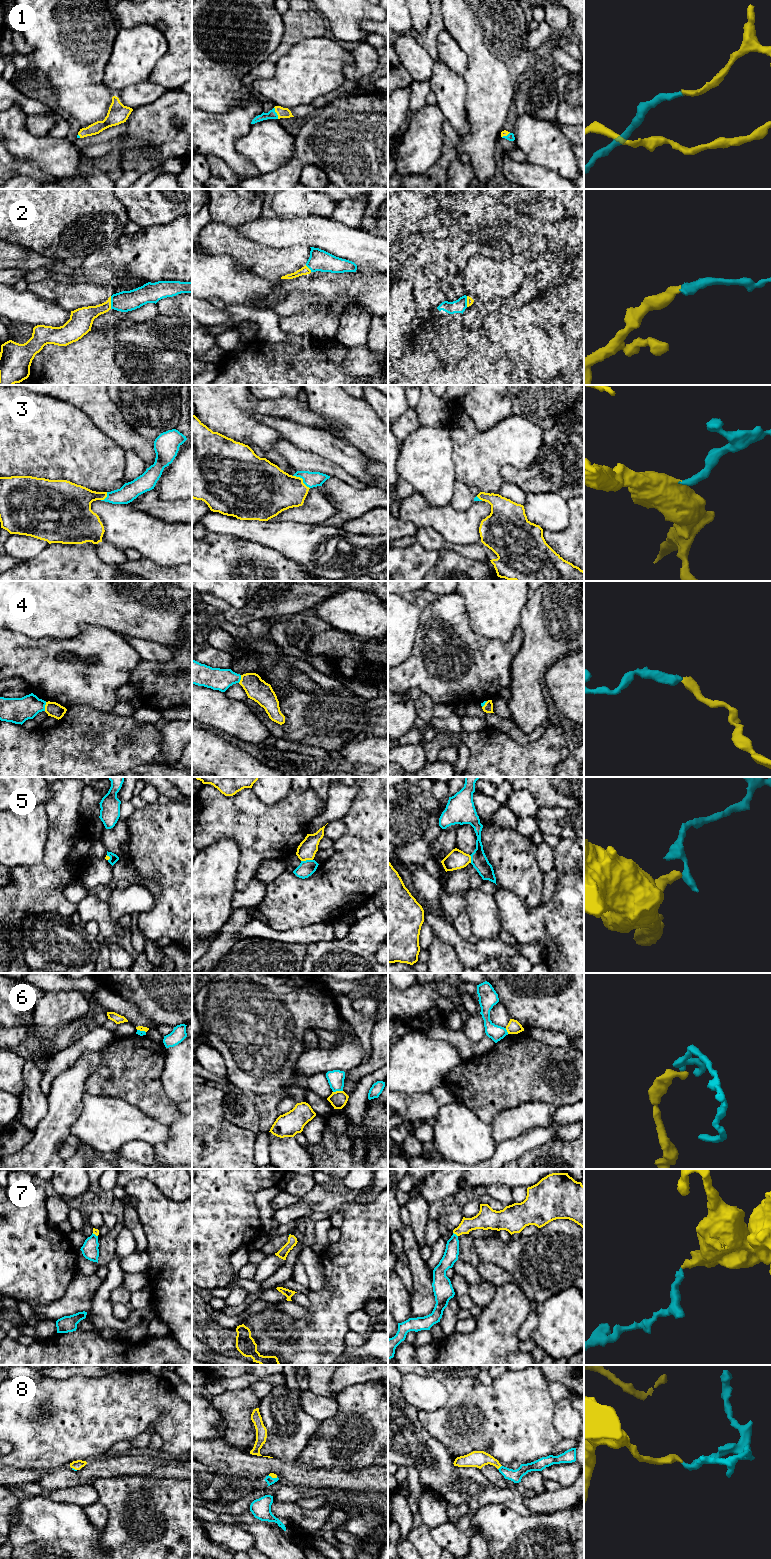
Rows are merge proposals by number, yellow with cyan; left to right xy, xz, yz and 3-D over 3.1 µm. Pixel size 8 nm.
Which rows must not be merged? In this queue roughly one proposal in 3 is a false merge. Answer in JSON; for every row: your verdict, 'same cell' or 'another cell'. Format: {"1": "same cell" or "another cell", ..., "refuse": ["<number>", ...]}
{"1": "same cell", "2": "same cell", "3": "same cell", "4": "same cell", "5": "another cell", "6": "another cell", "7": "same cell", "8": "same cell", "refuse": ["5", "6"]}

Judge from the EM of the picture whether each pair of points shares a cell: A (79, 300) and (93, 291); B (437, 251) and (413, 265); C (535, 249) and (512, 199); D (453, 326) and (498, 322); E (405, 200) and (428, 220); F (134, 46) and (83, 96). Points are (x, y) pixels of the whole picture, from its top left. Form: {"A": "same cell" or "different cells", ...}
{"A": "same cell", "B": "different cells", "C": "different cells", "D": "different cells", "E": "same cell", "F": "different cells"}

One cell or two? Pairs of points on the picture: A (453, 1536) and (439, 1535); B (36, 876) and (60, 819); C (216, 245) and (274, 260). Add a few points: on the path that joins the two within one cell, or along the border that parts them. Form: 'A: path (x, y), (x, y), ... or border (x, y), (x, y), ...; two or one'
A: path (450, 1536), (442, 1535); one
B: path (50, 862), (56, 856), (60, 843), (60, 833); one
C: path (230, 245), (238, 246), (252, 257), (260, 260); one

